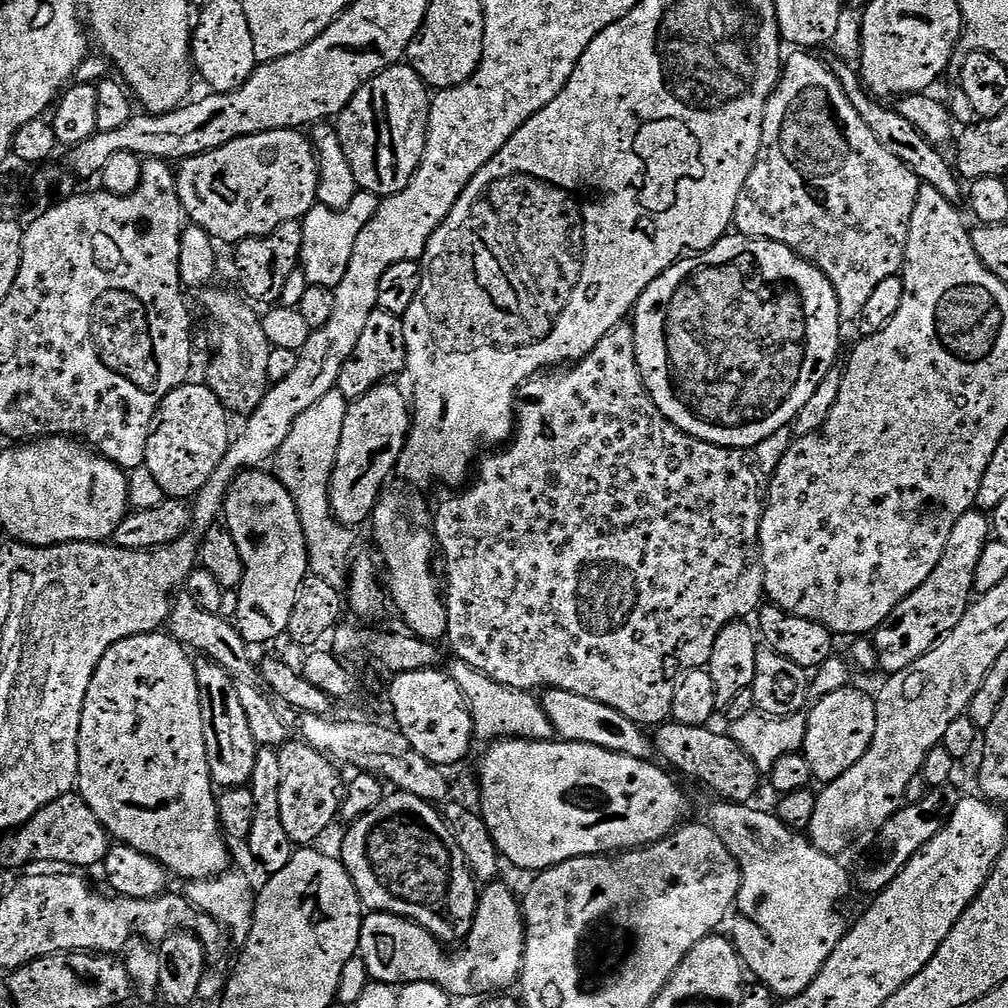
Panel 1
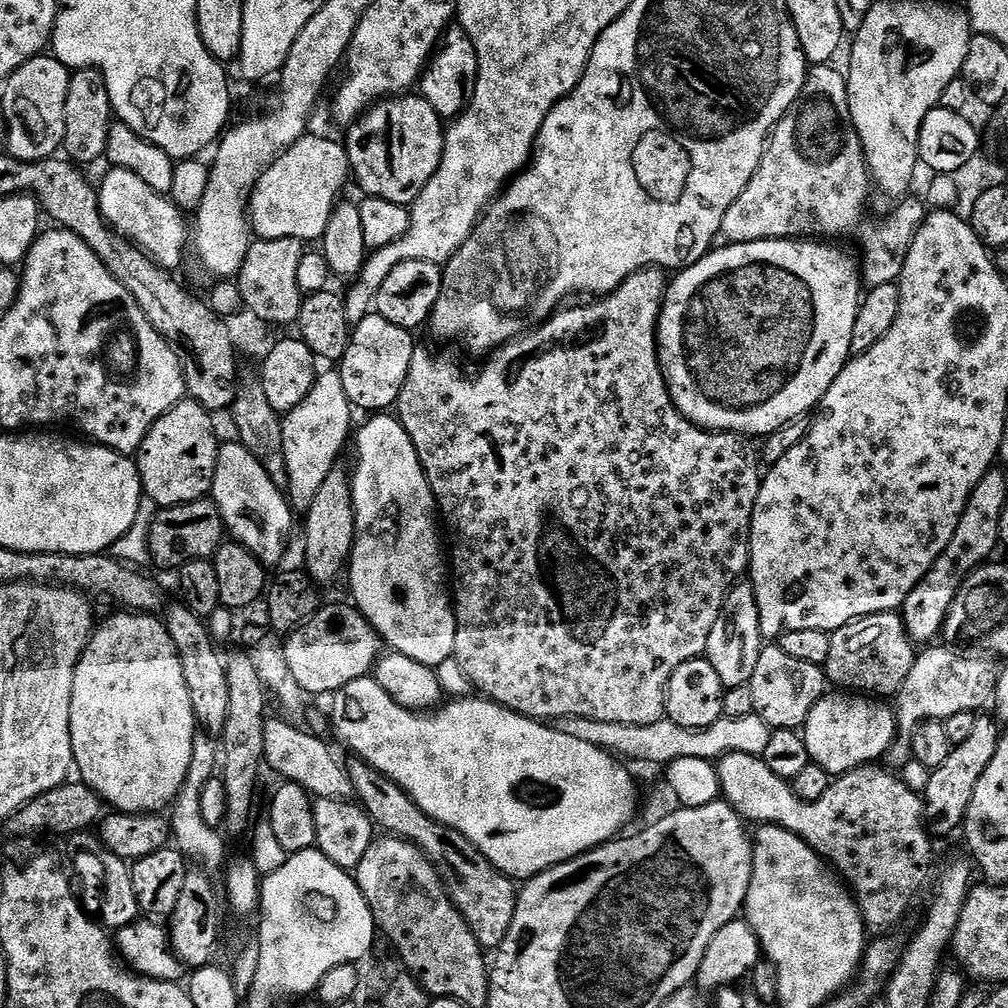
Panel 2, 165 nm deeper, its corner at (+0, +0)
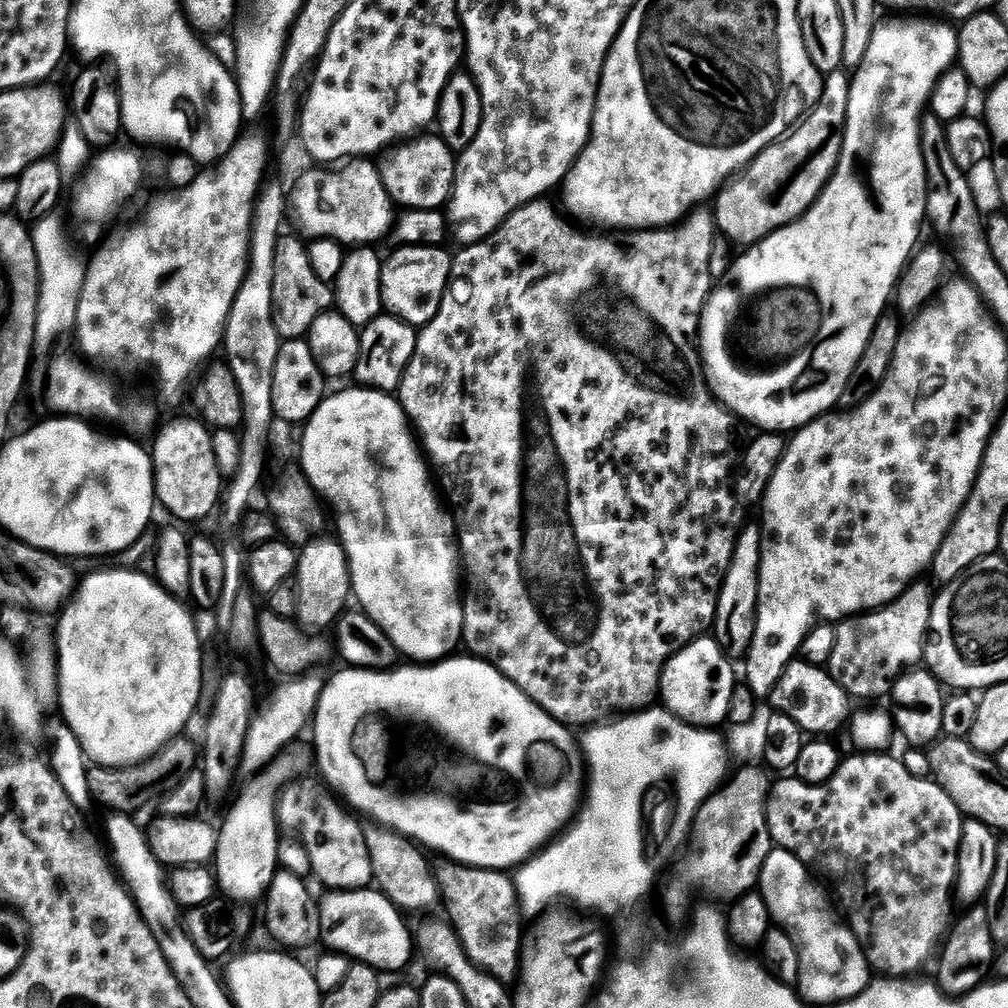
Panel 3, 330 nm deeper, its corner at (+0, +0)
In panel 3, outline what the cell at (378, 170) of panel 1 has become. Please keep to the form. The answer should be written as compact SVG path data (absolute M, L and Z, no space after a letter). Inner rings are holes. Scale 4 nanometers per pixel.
M420 134L407 142L401 142L387 149L379 157L378 167L382 182L393 205L401 209L437 208L440 210L452 198L452 188L456 184L457 157L439 135L428 135Z

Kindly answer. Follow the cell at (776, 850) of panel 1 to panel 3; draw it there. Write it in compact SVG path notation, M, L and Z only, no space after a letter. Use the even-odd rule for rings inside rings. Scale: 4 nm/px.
M773 847L760 871L758 891L764 897L769 917L791 936L799 948L799 995L809 1005L840 1006L845 1000L853 1000L868 989L870 969L858 938L847 923L842 922L830 896L828 901L827 894L816 885L815 879L817 877L810 871L809 865L802 863L793 852Z

